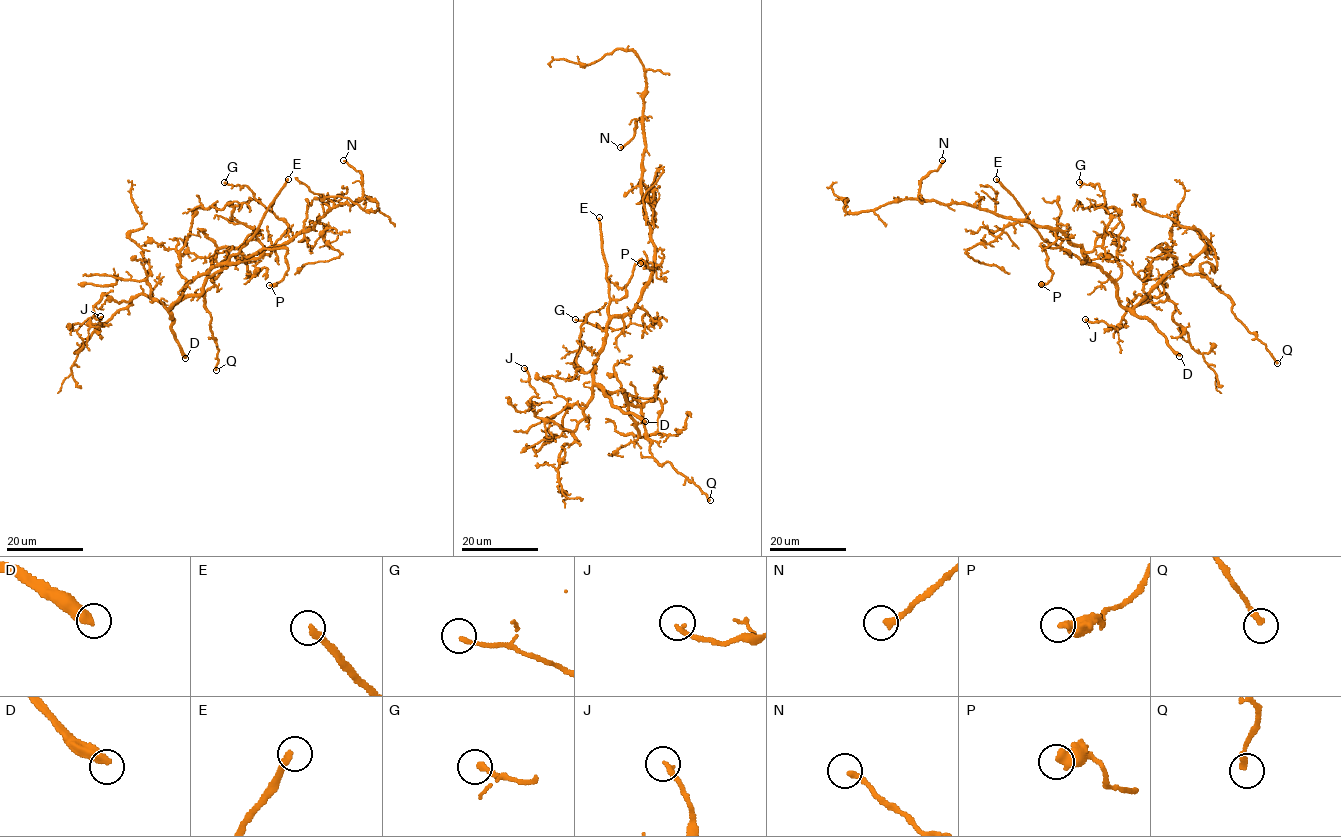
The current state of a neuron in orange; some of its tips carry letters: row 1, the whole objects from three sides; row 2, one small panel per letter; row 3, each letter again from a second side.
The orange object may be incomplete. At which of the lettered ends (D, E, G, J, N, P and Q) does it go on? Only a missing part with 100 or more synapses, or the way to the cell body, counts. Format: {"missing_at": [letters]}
{"missing_at": ["D", "E"]}

